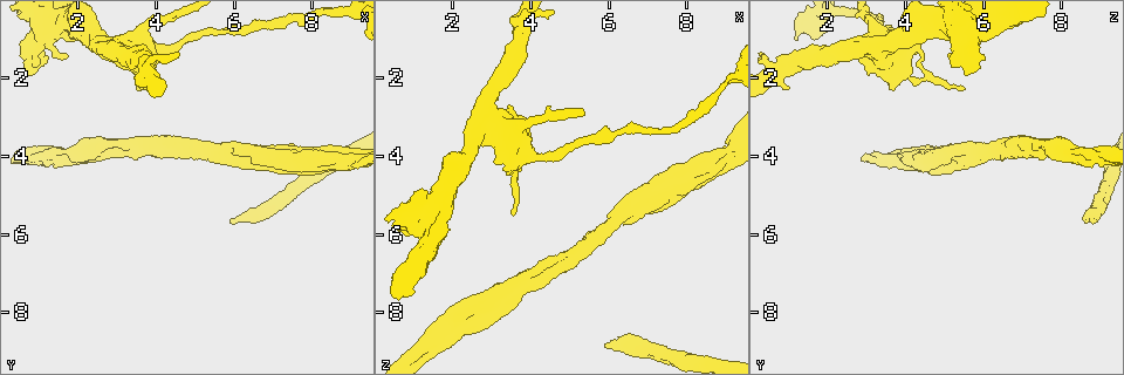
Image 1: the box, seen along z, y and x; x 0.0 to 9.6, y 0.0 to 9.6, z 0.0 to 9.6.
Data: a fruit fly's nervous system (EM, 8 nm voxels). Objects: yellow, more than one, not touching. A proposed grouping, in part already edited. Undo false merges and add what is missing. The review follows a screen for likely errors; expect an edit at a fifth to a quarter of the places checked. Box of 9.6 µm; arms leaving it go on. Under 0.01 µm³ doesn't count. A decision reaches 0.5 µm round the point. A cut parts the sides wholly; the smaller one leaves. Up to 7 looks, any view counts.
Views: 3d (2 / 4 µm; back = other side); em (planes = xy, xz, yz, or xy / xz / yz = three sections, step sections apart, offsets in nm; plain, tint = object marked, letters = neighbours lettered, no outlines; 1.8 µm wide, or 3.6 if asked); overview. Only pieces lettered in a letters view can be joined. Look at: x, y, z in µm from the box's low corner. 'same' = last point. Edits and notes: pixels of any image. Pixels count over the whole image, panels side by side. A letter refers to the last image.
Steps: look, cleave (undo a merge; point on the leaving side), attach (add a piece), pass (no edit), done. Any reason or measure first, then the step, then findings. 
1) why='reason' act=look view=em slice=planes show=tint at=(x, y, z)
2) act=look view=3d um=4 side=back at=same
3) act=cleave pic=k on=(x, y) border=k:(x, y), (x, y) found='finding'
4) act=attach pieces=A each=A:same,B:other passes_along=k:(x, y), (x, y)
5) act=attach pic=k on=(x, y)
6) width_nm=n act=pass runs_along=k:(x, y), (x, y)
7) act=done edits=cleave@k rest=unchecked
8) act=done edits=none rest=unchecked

why='calibre changes' act=look view=3d um=4 at=(6.40, 5.50, 8.80)

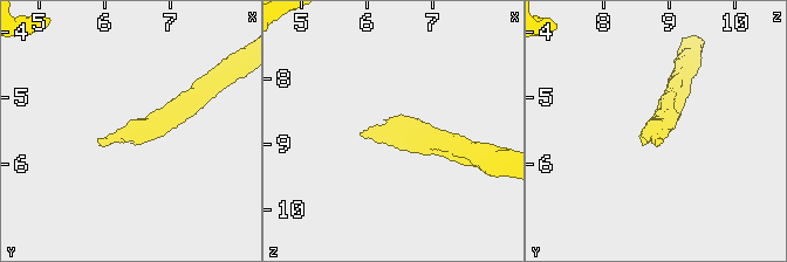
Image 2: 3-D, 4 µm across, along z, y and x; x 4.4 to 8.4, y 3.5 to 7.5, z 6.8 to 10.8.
act=look view=em slice=planes show=letters at=(6.35, 5.50, 8.80)

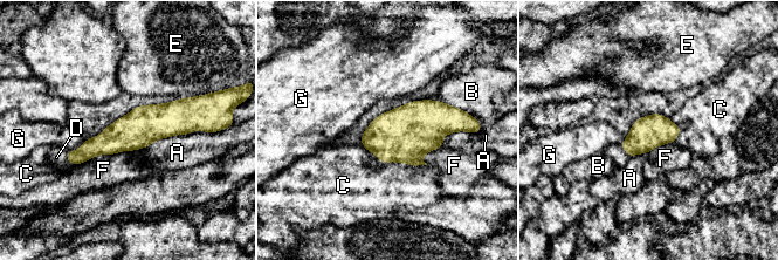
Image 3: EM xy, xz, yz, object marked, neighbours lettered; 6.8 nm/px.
width_nm=220 act=attach pieces=D each=A:other,B:other,C:other,D:same,E:other,F:other,G:other found='the cell continues'

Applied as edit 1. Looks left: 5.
act=look view=overview

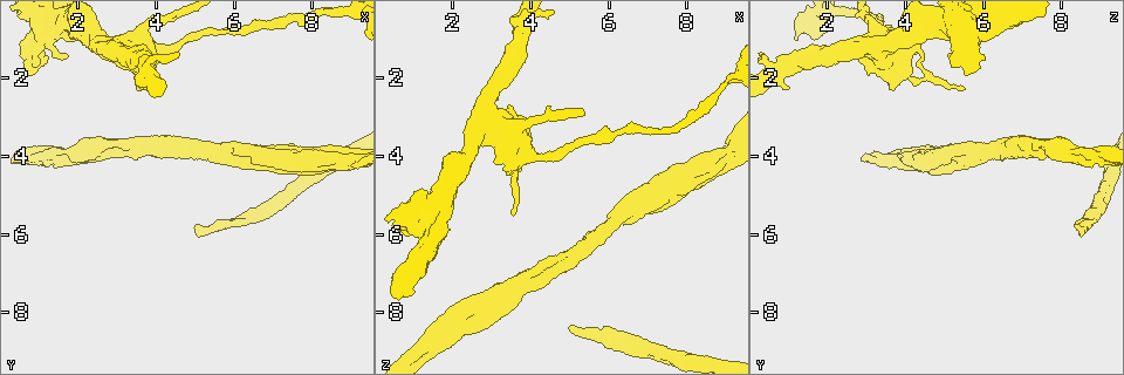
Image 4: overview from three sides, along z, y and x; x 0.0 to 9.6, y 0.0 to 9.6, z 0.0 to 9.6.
why='looks like a crossing' act=look view=em um=3.6 slice=xy step=8 show=tint at=(1.35, 0.70, 5.40)

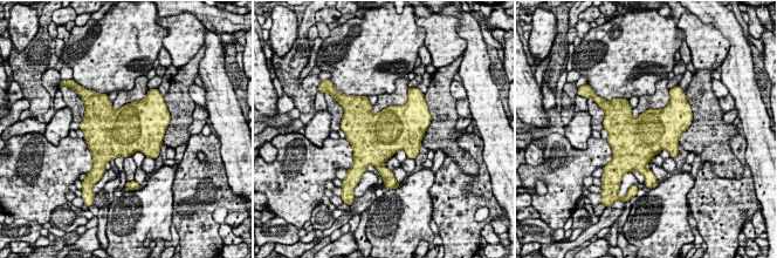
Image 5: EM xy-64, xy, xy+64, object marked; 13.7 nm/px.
act=look view=em um=3.6 slice=xy step=8 show=letters at=same

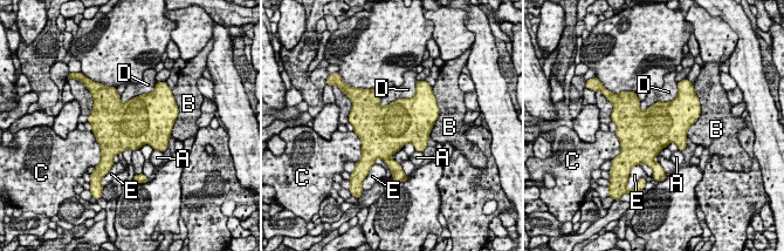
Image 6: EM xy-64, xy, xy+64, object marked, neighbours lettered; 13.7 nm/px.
width_nm=600 act=pass each=A:other,B:other,C:other,D:other,E:other border=6:(415, 92), (410, 97), (379, 104) found='all the same cell'

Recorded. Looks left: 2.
act=done edits=attach@3 rest=unchecked

